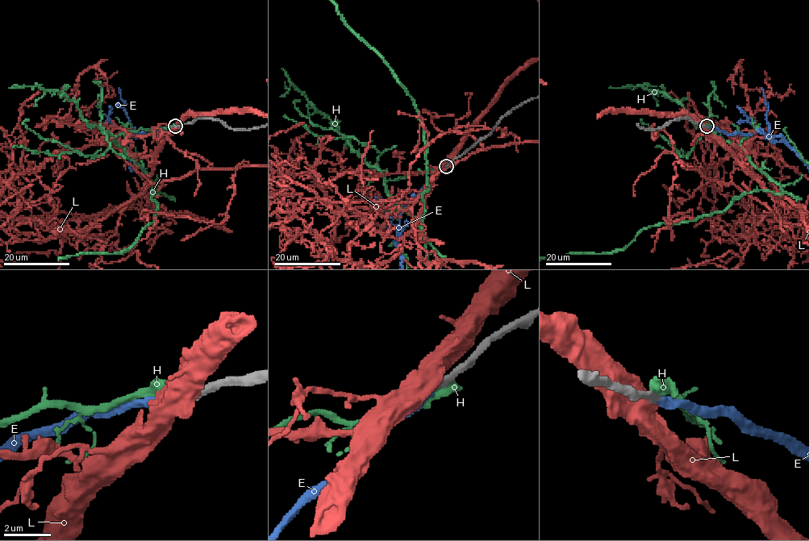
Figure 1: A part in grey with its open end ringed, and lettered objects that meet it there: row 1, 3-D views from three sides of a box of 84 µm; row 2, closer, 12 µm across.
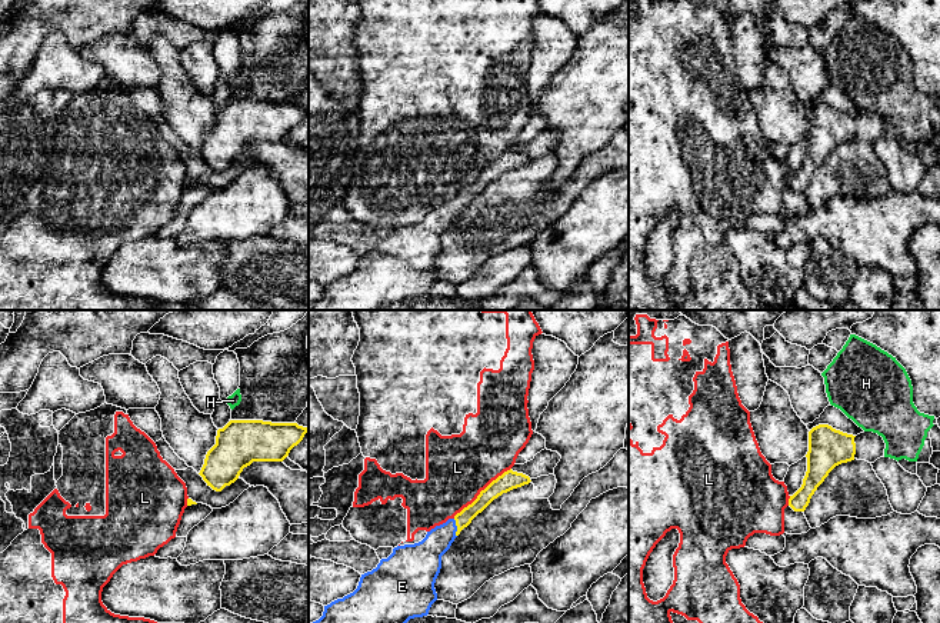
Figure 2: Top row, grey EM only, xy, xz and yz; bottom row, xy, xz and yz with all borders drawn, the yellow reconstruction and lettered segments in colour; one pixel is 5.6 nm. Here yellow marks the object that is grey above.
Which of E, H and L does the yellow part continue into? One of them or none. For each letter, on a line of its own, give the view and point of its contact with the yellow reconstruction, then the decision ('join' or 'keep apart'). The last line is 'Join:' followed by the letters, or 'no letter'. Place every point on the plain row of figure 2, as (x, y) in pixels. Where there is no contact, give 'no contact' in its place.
E: xz (457, 207) | join
H: no contact | keep apart
L: xz (480, 172) | keep apart
Join: E

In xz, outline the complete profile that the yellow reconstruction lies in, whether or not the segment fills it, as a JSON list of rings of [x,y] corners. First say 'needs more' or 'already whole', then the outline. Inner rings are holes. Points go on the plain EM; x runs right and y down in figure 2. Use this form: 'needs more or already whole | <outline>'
needs more | [[[511,149],[504,151],[481,170],[471,184],[427,211],[421,221],[394,227],[393,233],[387,239],[381,239],[376,249],[361,254],[353,273],[324,286],[323,296],[310,303],[309,310],[391,310],[403,307],[410,299],[427,296],[431,284],[437,280],[434,263],[441,249],[441,236],[450,229],[454,219],[494,179],[530,161],[530,157],[523,153]]]

